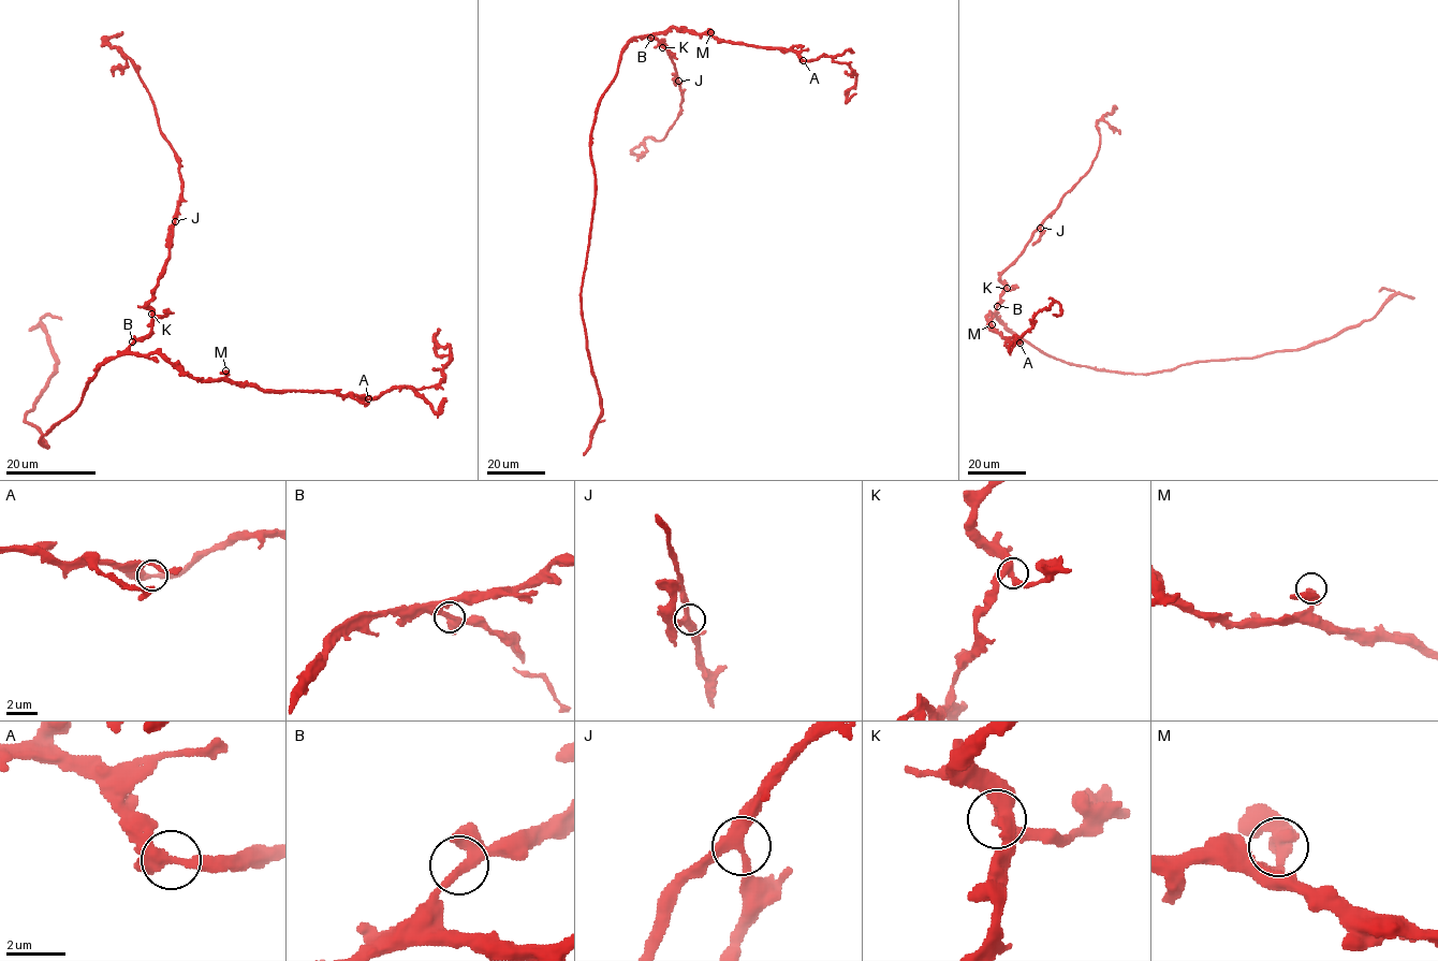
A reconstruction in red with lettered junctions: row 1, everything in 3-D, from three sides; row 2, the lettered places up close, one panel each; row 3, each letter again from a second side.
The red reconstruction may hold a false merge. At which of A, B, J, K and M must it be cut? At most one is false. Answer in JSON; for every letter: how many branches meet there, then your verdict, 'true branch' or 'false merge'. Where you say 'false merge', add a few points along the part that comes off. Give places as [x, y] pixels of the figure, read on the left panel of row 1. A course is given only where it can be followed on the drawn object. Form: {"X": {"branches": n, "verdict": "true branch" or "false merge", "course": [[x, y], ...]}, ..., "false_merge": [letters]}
{"A": {"branches": 3, "verdict": "true branch"}, "B": {"branches": 3, "verdict": "true branch"}, "J": {"branches": 3, "verdict": "true branch"}, "K": {"branches": 3, "verdict": "true branch"}, "M": {"branches": 3, "verdict": "true branch"}, "false_merge": []}

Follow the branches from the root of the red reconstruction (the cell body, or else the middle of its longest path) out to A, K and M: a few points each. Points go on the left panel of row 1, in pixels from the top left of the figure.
A: (56, 423), (81, 403), (96, 372), (123, 354), (159, 353), (203, 380), (368, 398)
K: (56, 423), (81, 403), (86, 382), (105, 361), (120, 355), (149, 333), (151, 314)
M: (56, 423), (81, 403), (96, 372), (115, 357), (159, 353), (203, 380), (220, 380), (225, 370)

